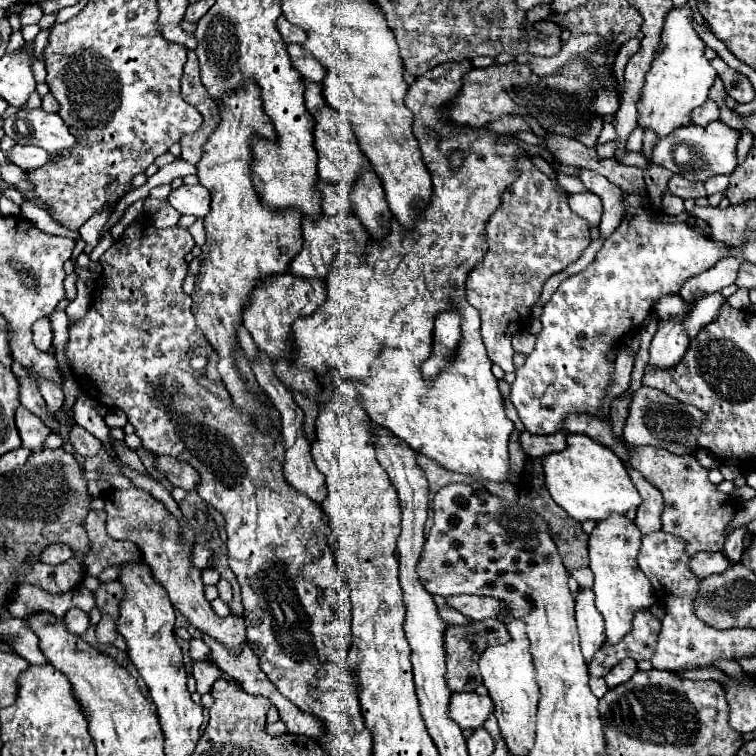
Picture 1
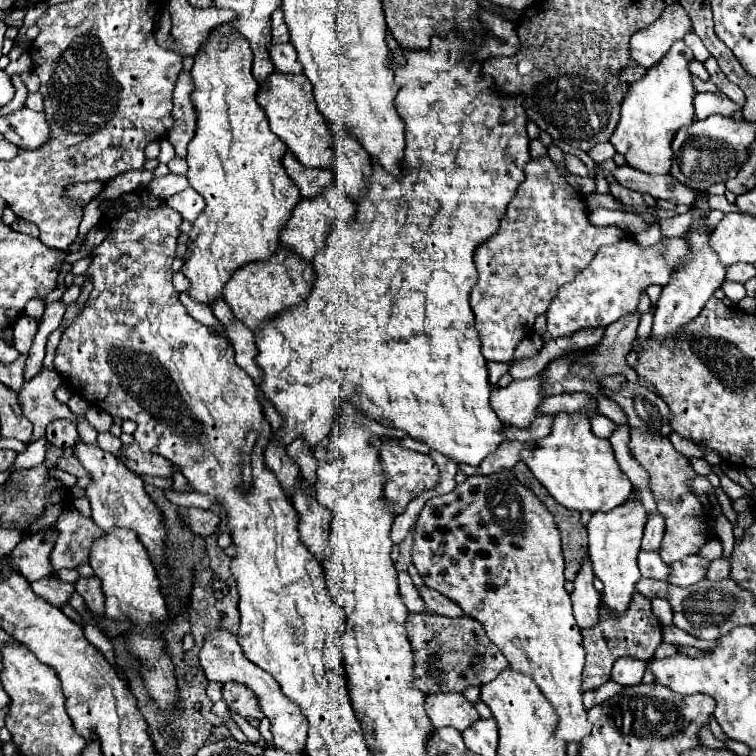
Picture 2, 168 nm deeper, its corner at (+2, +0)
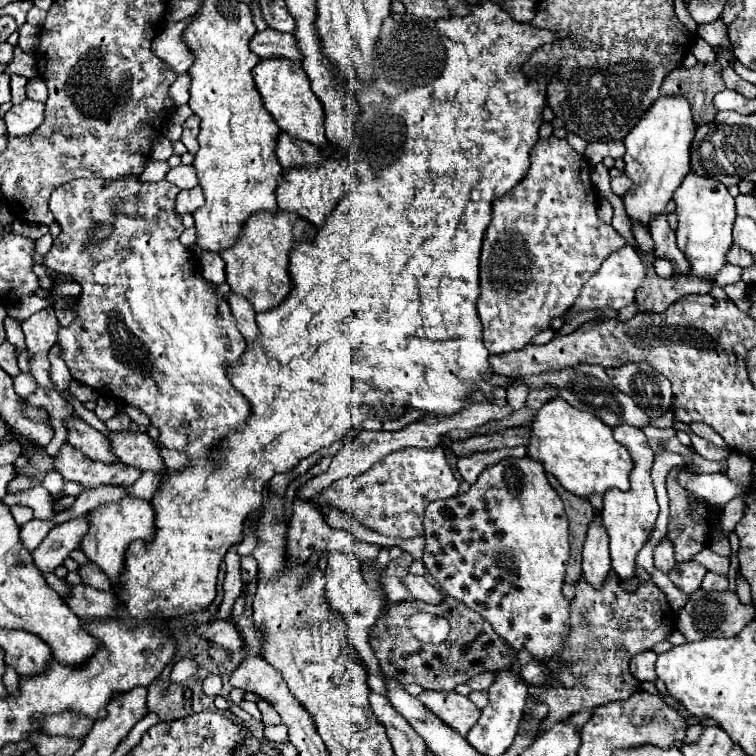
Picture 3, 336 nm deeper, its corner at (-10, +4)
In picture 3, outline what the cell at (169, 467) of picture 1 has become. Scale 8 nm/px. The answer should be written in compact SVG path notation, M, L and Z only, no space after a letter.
M110 432L112 452L128 466L136 466L140 470L150 470L156 474L164 474L166 466L158 450L158 442L154 442L146 432Z

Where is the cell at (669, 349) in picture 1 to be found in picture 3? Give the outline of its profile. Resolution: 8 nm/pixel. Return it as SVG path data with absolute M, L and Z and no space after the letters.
M690 172L682 186L674 192L676 212L678 212L678 246L690 262L690 276L700 280L716 280L718 272L726 264L726 254L732 248L732 228L736 220L734 198L728 194L726 186L718 180L696 176Z

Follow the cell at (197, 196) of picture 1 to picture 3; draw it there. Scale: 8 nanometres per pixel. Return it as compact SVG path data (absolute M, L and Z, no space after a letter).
M196 186L192 190L180 190L180 194L176 198L176 212L194 214L196 208L200 208L202 204L204 204L204 192L200 186Z

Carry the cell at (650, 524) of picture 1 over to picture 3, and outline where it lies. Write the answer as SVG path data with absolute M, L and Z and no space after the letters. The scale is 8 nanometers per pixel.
M664 536L658 546L654 548L654 564L662 570L662 572L668 572L676 560L674 560L674 548L672 548L672 542L668 540L668 536Z

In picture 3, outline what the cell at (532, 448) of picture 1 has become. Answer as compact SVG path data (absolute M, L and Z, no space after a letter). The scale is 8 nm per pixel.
M516 446L516 448L502 448L502 450L486 450L486 452L476 452L472 456L460 458L458 460L458 470L462 474L464 480L468 480L470 484L476 482L476 478L480 476L480 472L492 464L498 464L504 458L522 458L524 456L524 446Z

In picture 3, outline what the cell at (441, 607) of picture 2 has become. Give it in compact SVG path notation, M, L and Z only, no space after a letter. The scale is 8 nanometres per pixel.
M408 574L408 576L402 578L402 582L406 584L412 598L416 598L416 600L422 600L422 602L428 602L428 604L440 604L440 600L444 600L442 592L436 590L424 576Z

